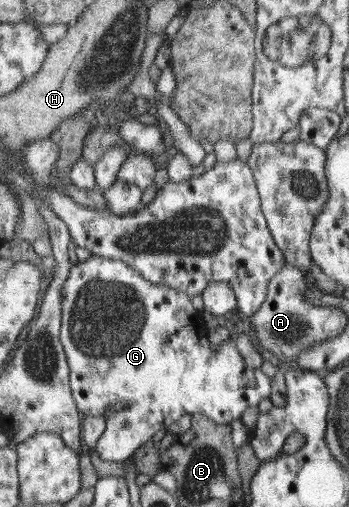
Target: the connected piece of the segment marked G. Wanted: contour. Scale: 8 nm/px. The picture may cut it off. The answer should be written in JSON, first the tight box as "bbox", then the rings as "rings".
{"bbox":[60,255,271,465],"rings":[[[92,255],[86,261],[72,265],[71,274],[69,274],[68,282],[65,284],[63,291],[63,317],[62,317],[62,330],[60,332],[60,339],[64,344],[64,349],[68,355],[68,363],[71,368],[70,381],[72,384],[72,393],[74,394],[77,406],[84,416],[102,416],[107,421],[106,431],[99,439],[97,446],[94,448],[98,452],[100,458],[103,460],[113,461],[116,465],[120,465],[123,460],[133,456],[137,449],[151,441],[155,436],[154,432],[159,432],[168,424],[173,424],[177,420],[181,420],[185,414],[195,414],[195,412],[205,413],[206,416],[213,419],[215,422],[223,425],[229,425],[233,420],[242,418],[243,412],[251,406],[257,406],[263,398],[269,398],[271,394],[271,378],[260,370],[253,368],[247,364],[245,357],[241,355],[241,351],[236,346],[236,336],[231,335],[229,344],[227,345],[227,358],[221,358],[223,354],[223,345],[219,349],[213,350],[213,346],[209,343],[207,337],[207,324],[203,322],[202,314],[196,311],[191,305],[190,297],[187,296],[183,299],[173,298],[167,300],[165,298],[166,287],[151,283],[146,280],[144,276],[137,270],[137,268],[123,262],[122,260],[109,260],[103,256]]]}

